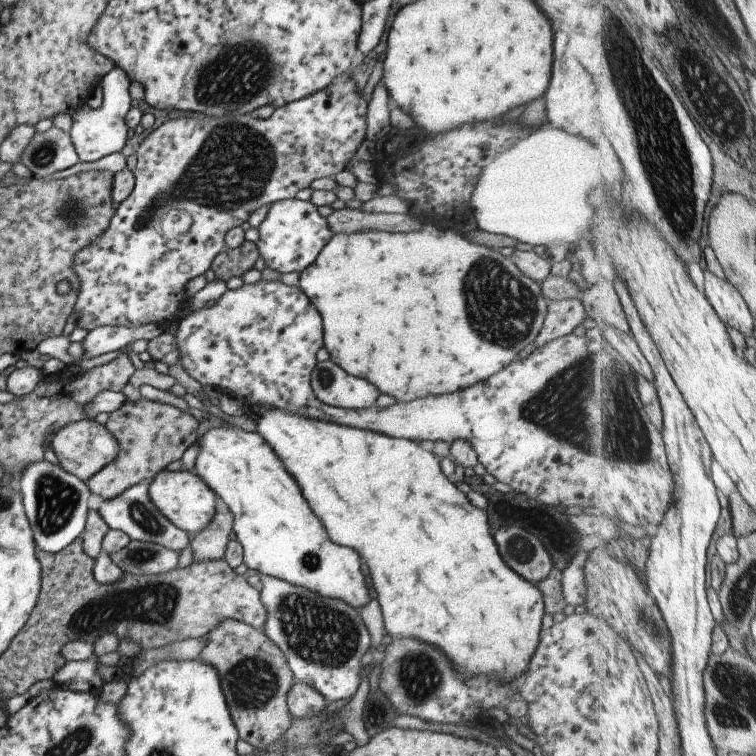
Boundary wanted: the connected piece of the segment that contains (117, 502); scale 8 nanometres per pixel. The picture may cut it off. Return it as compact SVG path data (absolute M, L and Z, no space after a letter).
M149 481L137 482L137 484L121 492L121 494L109 498L109 500L102 500L97 512L109 529L115 529L123 532L123 534L127 534L130 540L146 543L152 542L153 544L163 546L167 550L171 550L171 552L180 554L180 551L190 543L190 536L183 530L179 530L174 524L171 524L171 521L167 520L155 508L155 505L149 498L149 494L147 494L147 488L149 488Z

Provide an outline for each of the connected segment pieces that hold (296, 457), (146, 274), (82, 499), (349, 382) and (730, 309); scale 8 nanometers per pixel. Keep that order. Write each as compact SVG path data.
M253 404L249 406L249 418L255 422L257 428L256 434L263 438L263 442L273 450L273 454L279 458L279 462L283 464L285 472L295 480L301 496L305 498L307 506L311 508L311 512L317 516L317 520L321 522L321 526L327 532L327 538L339 546L349 546L353 548L359 556L361 562L367 568L367 574L371 574L371 586L379 584L379 590L375 588L377 596L379 596L379 608L383 614L383 626L385 632L393 638L403 638L403 636L415 636L423 642L429 642L433 646L439 646L447 658L451 658L451 662L455 662L455 666L459 670L463 670L463 674L493 674L493 676L503 676L505 682L513 680L516 682L521 680L523 674L527 674L529 668L529 660L537 648L539 642L539 633L541 630L541 616L544 613L542 605L542 596L536 585L527 582L514 570L509 570L499 552L497 546L491 538L489 532L489 524L487 524L487 516L484 511L475 508L465 493L459 492L439 470L439 462L437 458L429 452L423 450L419 444L411 442L411 440L397 440L397 438L389 438L383 434L375 434L375 432L367 432L367 430L357 430L357 428L349 428L349 426L339 426L333 422L325 422L325 420L313 420L313 418L305 418L305 416L295 416L283 410L275 410L275 408L267 408L267 406L259 406Z
M344 75L341 78L331 82L329 86L297 100L297 102L289 102L281 108L275 108L269 118L265 120L257 120L251 118L249 114L243 116L233 116L227 114L223 118L215 118L214 116L203 116L203 114L188 113L173 120L166 120L159 128L155 128L151 134L147 134L136 151L135 169L132 171L134 176L134 185L131 194L118 205L115 206L114 213L111 215L109 224L105 228L103 234L99 234L91 244L83 246L77 254L73 254L73 272L75 276L80 278L80 284L77 292L76 302L73 306L74 328L79 327L85 332L91 332L93 328L101 328L101 326L147 326L147 324L155 324L155 326L172 327L183 313L183 306L189 298L185 294L185 283L187 280L203 274L205 270L210 268L213 258L217 256L219 251L224 249L224 233L231 227L239 227L245 220L249 218L249 214L257 210L263 205L270 205L277 200L287 200L294 198L295 194L302 188L310 186L310 182L315 179L334 177L337 172L341 172L349 160L353 158L357 148L365 139L365 116L368 103L357 92L357 86L353 84L353 80Z
M44 458L25 466L16 478L19 479L21 504L29 520L36 549L47 553L61 552L82 533L89 512L89 488L85 482L65 472L59 464L54 465Z
M316 361L315 368L311 370L310 387L319 402L351 410L369 408L379 394L367 380L353 378L337 364L325 361Z
M705 270L704 290L711 306L723 318L723 322L740 333L743 332L745 336L753 334L755 320L753 320L751 310L749 310L747 302L743 300L741 292L733 284L729 284L727 280L721 280L713 272Z

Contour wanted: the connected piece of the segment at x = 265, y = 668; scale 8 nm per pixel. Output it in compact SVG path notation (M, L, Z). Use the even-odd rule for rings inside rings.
M221 620L205 635L205 646L197 659L217 670L219 686L237 736L247 742L255 754L263 753L269 744L285 737L291 720L287 692L295 680L287 668L283 651L267 638L264 631L258 632L244 622Z

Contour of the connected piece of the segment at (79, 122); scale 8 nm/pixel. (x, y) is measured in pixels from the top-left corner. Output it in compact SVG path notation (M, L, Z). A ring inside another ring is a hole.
M114 66L101 79L101 104L99 108L91 108L86 104L85 108L78 107L72 113L69 138L75 149L75 154L81 162L95 162L107 154L119 152L127 140L127 126L125 126L125 114L130 109L129 80L121 68Z

